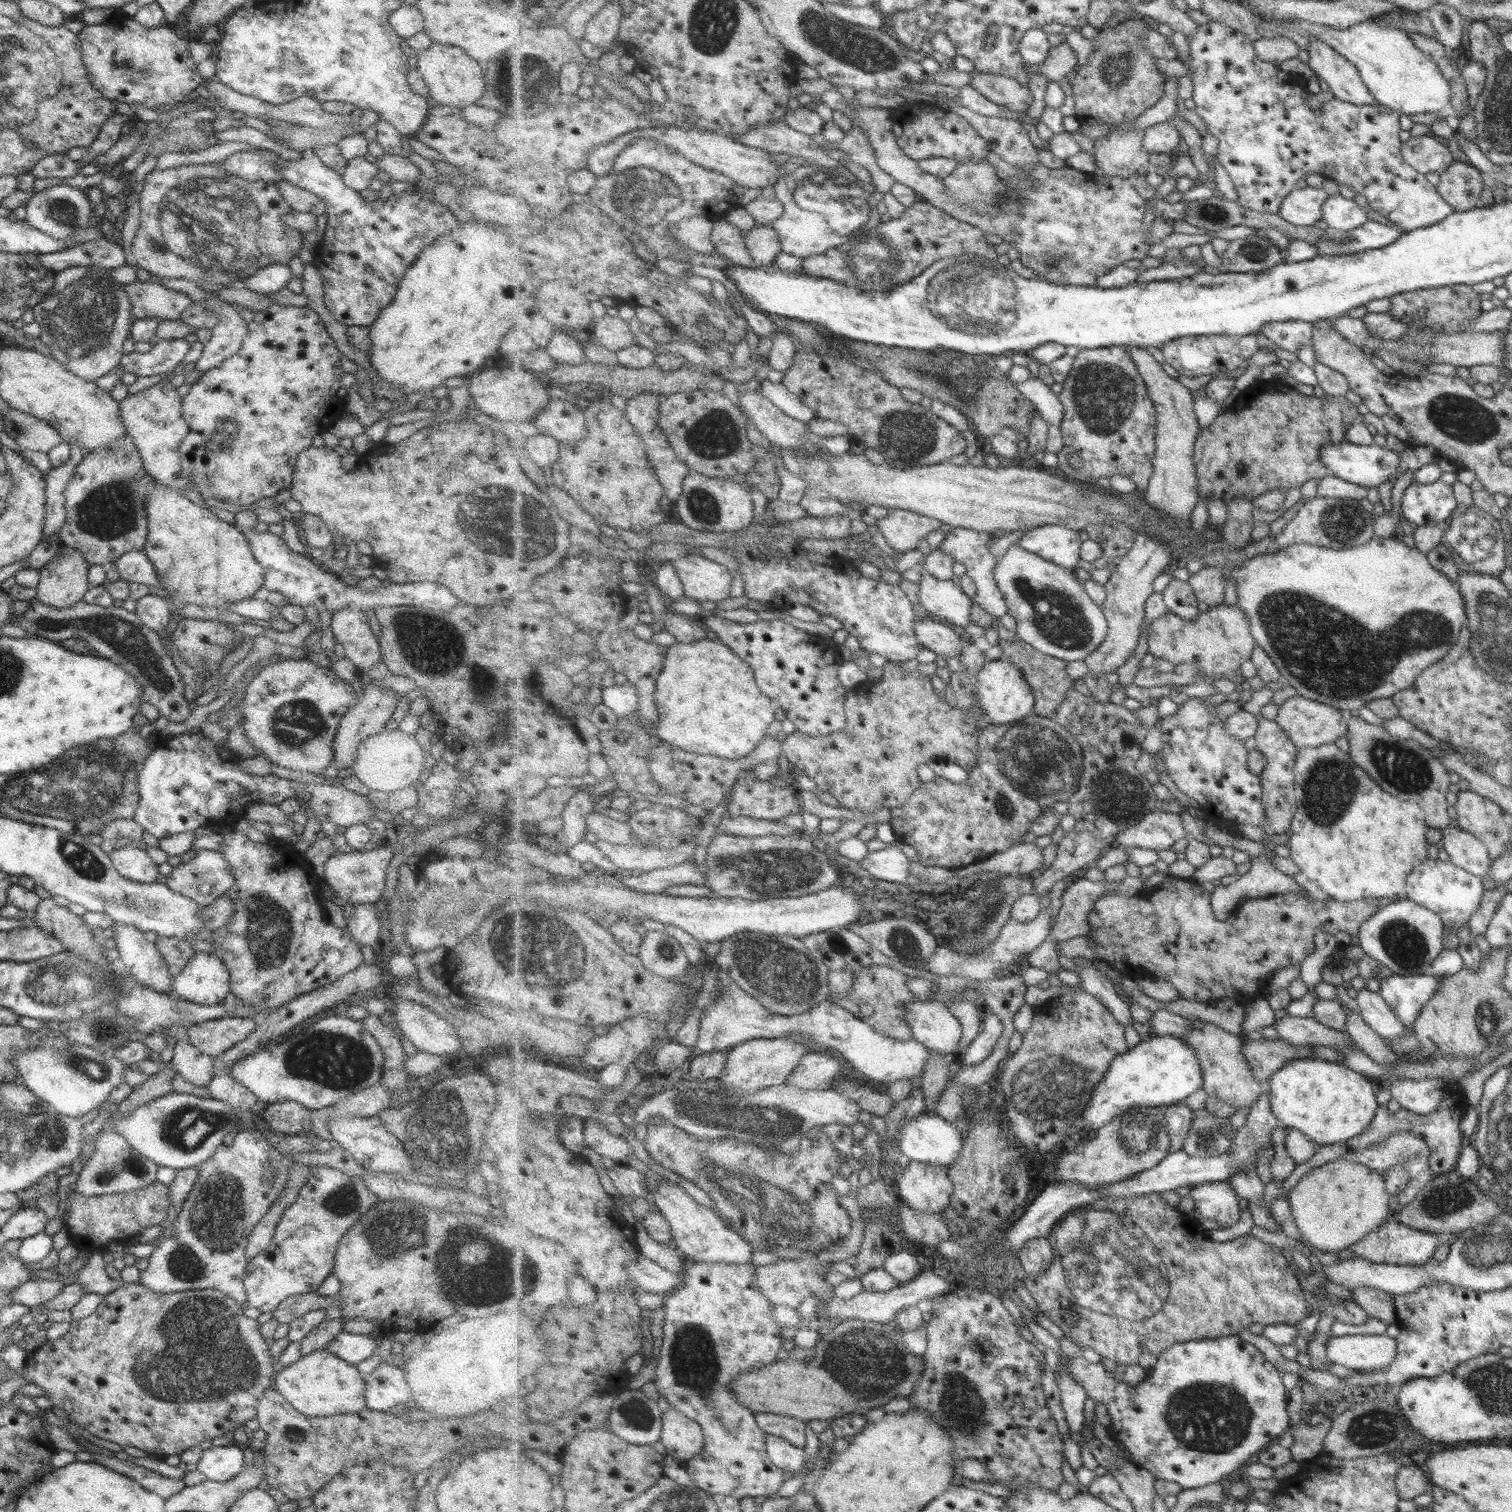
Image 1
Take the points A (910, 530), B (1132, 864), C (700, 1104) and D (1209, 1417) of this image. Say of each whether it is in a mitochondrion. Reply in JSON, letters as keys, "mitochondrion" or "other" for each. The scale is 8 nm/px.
{"A":"other","B":"other","C":"mitochondrion","D":"mitochondrion"}

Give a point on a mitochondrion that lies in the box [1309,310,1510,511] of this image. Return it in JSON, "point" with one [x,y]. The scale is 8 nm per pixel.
{"point":[1458,417]}

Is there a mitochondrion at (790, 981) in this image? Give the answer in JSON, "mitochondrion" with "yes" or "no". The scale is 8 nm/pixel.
{"mitochondrion":"yes"}

